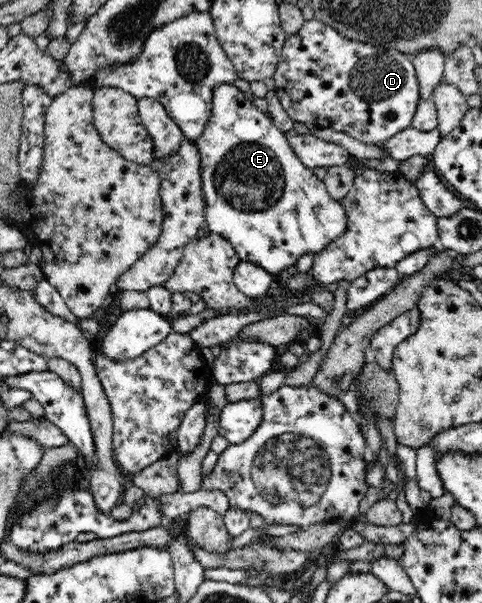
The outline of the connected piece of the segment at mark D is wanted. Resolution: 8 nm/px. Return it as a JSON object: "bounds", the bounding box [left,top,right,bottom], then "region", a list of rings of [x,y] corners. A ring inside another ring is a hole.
{"bounds":[273,19,420,144],"region":[[[312,19],[305,22],[295,36],[286,38],[273,76],[273,92],[293,122],[333,128],[363,143],[381,144],[412,124],[420,104],[419,83],[411,60],[396,50],[347,40],[334,28]]]}

